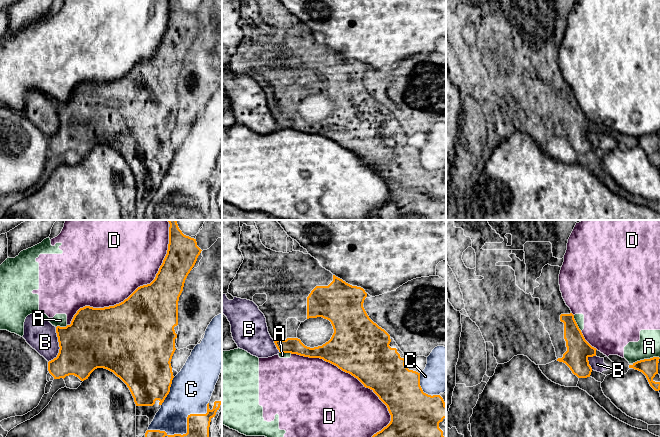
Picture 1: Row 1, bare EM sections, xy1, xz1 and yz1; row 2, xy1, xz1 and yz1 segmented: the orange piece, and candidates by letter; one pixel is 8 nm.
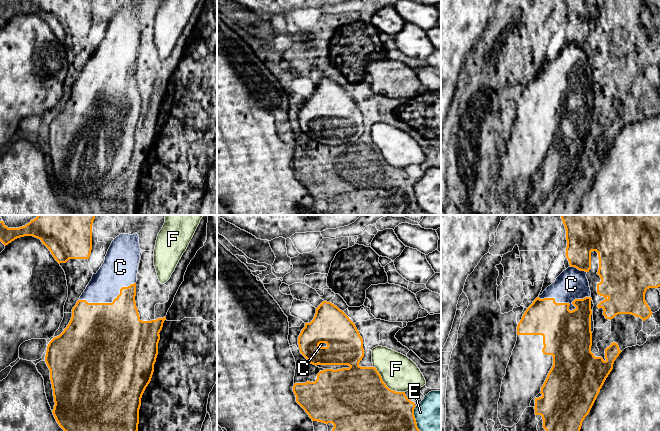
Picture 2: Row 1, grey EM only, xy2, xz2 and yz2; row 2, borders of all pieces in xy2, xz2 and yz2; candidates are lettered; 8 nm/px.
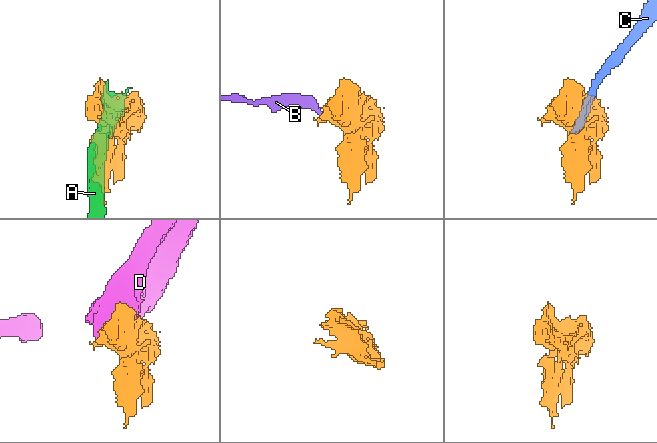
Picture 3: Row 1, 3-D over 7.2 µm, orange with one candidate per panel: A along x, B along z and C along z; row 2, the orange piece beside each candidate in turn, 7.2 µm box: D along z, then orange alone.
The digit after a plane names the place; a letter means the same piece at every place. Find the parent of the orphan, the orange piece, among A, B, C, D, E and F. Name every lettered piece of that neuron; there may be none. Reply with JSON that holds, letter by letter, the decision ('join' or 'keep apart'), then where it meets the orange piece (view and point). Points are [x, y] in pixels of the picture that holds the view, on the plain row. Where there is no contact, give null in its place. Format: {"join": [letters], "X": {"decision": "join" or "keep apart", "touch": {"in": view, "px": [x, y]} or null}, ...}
{"join": ["C"], "A": {"decision": "keep apart", "touch": {"in": "yz1", "px": [645, 135]}}, "B": {"decision": "keep apart", "touch": {"in": "xy1", "px": [59, 122]}}, "C": {"decision": "join", "touch": {"in": "xy1", "px": [187, 205]}}, "D": {"decision": "keep apart", "touch": {"in": "xy1", "px": [134, 67]}}, "E": {"decision": "keep apart", "touch": {"in": "xz2", "px": [416, 199]}}, "F": {"decision": "keep apart", "touch": {"in": "xz2", "px": [385, 161]}}}

